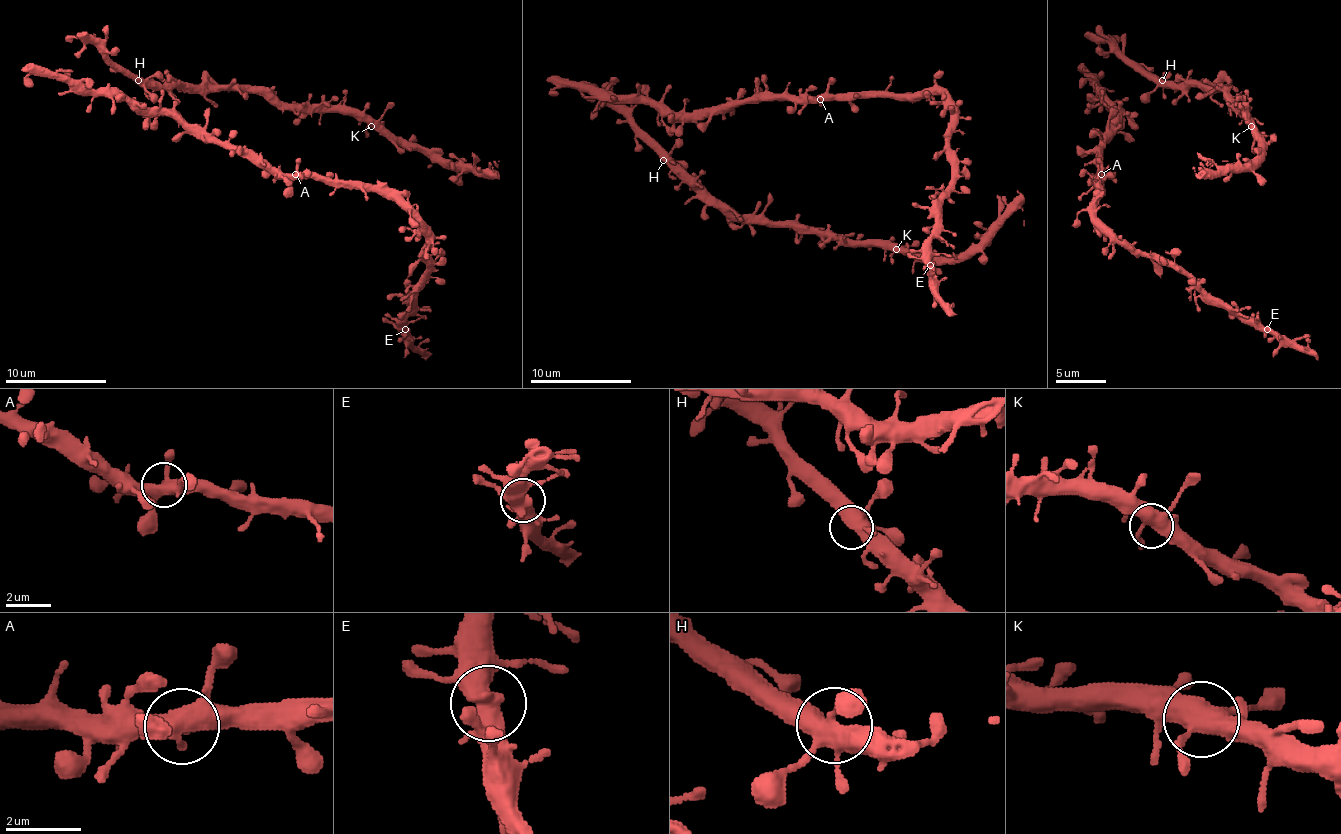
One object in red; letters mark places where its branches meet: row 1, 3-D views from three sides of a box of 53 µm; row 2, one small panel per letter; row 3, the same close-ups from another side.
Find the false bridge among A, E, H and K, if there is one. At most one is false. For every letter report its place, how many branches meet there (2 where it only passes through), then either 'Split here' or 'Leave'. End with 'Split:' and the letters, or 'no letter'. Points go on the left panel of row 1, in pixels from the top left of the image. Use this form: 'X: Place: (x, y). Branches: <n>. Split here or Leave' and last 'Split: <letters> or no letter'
A: Place: (295, 174). Branches: 5. Leave
E: Place: (405, 329). Branches: 5. Leave
H: Place: (138, 80). Branches: 5. Leave
K: Place: (371, 126). Branches: 5. Leave
Split: no letter

